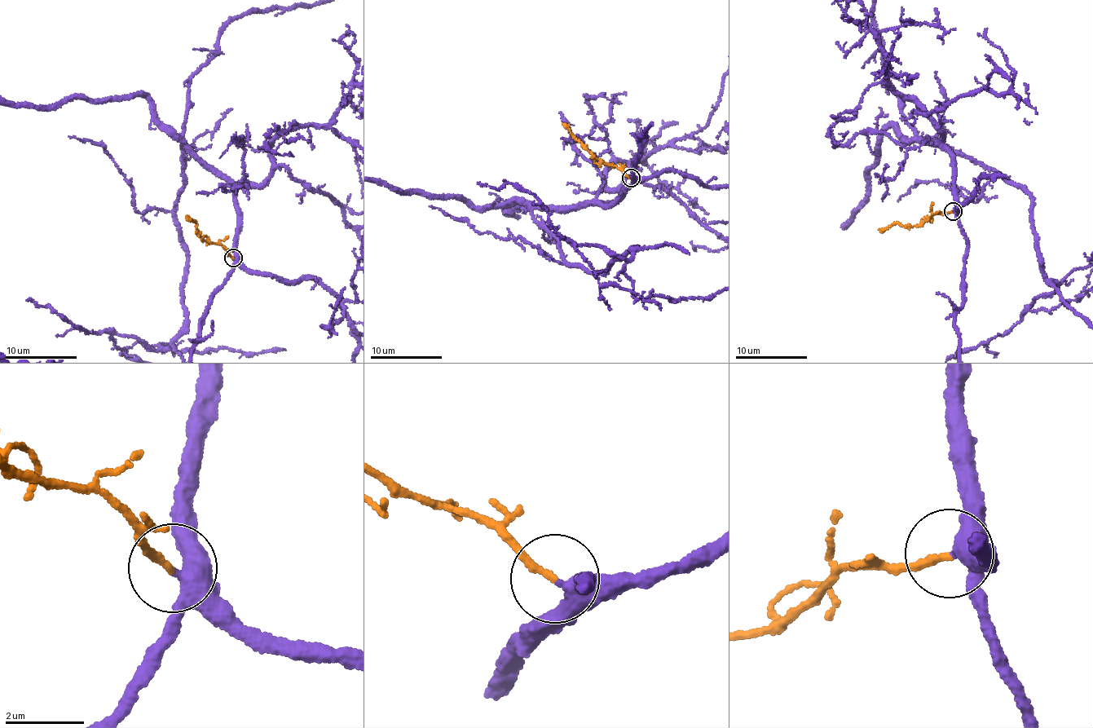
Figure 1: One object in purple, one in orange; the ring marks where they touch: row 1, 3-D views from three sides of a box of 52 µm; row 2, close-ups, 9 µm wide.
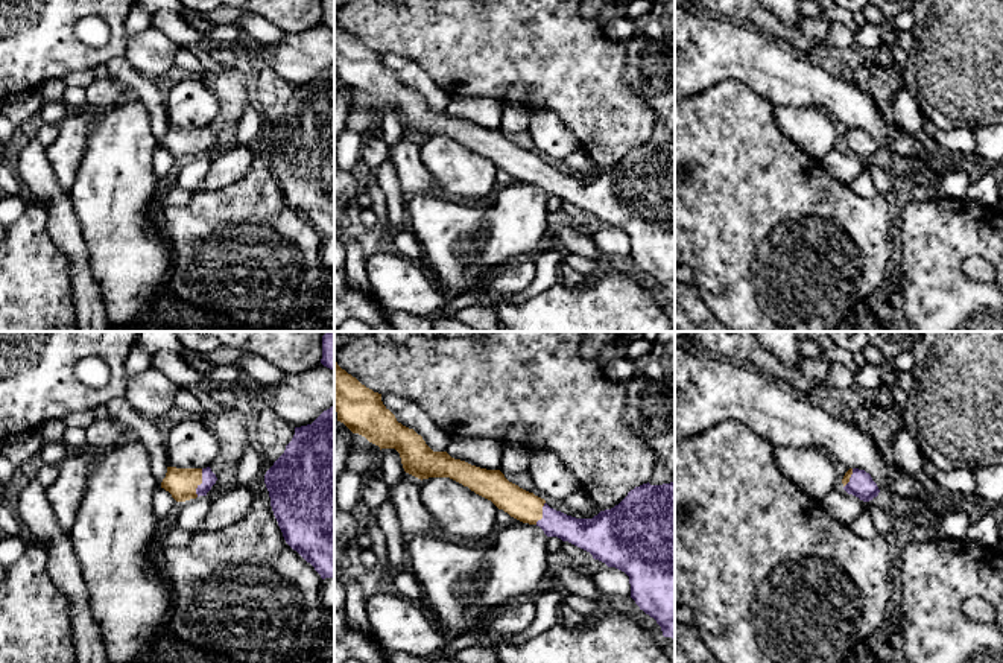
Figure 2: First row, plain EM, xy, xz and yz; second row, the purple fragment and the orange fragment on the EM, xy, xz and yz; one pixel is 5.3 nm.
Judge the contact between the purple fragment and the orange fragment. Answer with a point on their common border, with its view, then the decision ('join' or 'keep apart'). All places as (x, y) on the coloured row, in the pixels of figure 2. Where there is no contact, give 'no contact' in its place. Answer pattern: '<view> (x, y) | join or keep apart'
xy (202, 482) | join

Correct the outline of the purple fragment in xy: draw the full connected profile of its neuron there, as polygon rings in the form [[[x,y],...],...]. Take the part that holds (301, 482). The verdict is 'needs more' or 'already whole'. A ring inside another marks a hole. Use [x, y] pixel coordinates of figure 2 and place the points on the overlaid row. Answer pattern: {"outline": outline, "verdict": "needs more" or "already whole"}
{"outline": [[[334,404],[312,424],[295,427],[284,453],[266,471],[264,484],[286,543],[310,563],[322,579],[334,578]]], "verdict": "already whole"}

